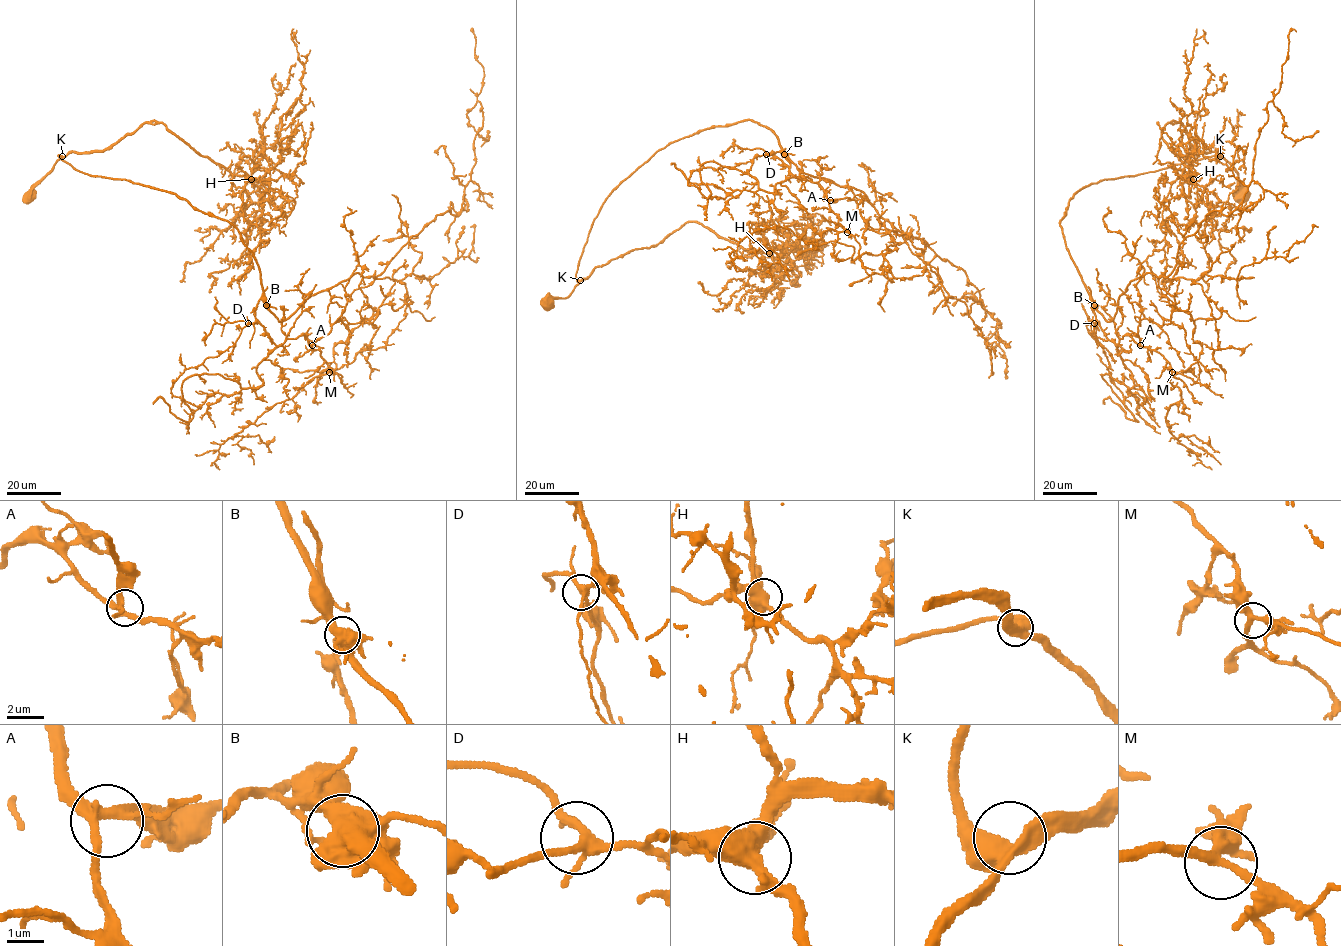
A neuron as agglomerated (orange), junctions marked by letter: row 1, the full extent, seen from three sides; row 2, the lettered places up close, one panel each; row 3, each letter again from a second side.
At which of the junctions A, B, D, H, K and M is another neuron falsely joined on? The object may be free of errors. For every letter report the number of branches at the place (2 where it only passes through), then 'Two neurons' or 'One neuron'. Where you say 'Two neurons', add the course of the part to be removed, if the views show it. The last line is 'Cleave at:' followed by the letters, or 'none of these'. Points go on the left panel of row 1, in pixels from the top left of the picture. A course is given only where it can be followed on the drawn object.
A: Branches: 4. One neuron
B: Branches: 4. Two neurons. Course of the part to remove: (266, 305), (255, 319), (276, 345), (304, 335), (329, 371), (231, 438), (243, 436), (254, 464)
D: Branches: 5. One neuron
H: Branches: 4. One neuron
K: Branches: 3. One neuron
M: Branches: 3. One neuron
Cleave at: B

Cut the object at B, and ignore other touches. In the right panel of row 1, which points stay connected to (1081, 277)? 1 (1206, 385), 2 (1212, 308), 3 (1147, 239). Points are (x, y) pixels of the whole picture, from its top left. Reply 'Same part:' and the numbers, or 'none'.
Same part: 2, 3

